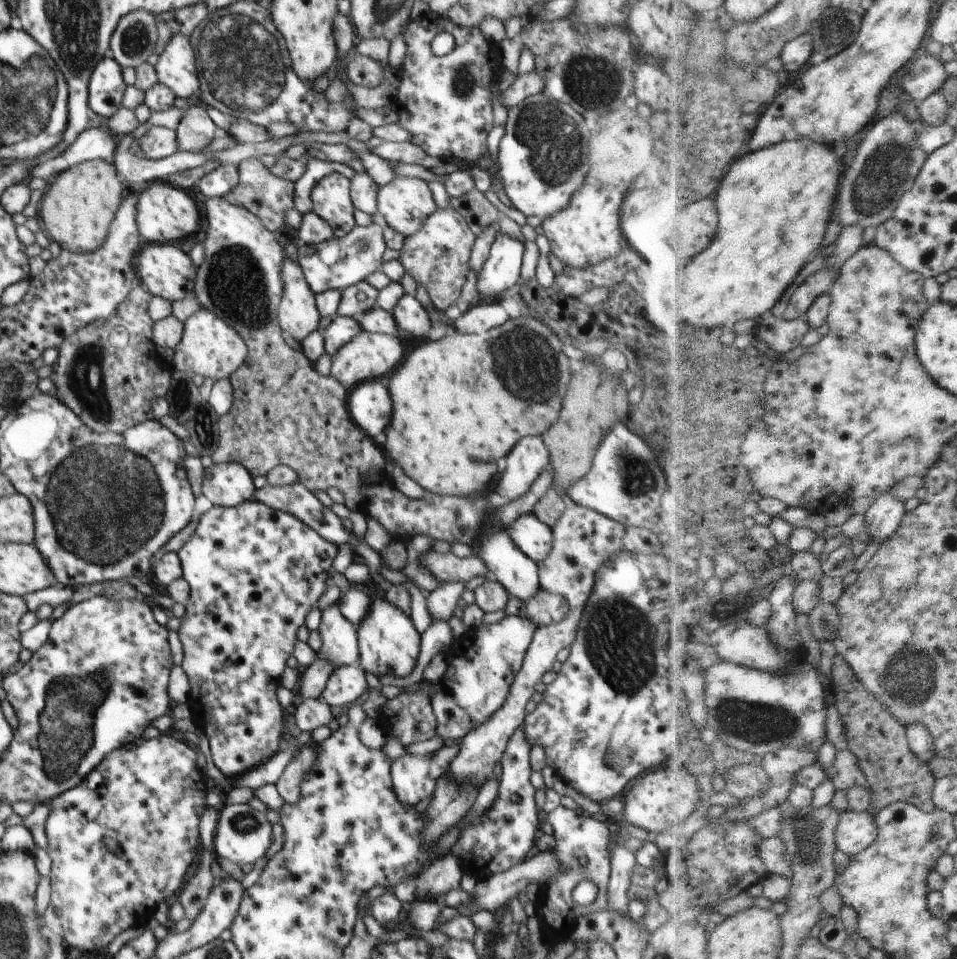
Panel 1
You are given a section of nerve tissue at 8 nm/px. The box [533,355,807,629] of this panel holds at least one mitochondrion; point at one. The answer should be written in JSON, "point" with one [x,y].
{"point":[639,476]}

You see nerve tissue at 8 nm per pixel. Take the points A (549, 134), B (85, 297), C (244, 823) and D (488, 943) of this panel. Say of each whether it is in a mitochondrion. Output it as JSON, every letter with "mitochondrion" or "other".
{"A":"mitochondrion","B":"mitochondrion","C":"mitochondrion","D":"other"}

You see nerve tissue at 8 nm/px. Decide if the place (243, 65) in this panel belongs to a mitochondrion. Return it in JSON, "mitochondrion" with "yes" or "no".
{"mitochondrion":"yes"}

